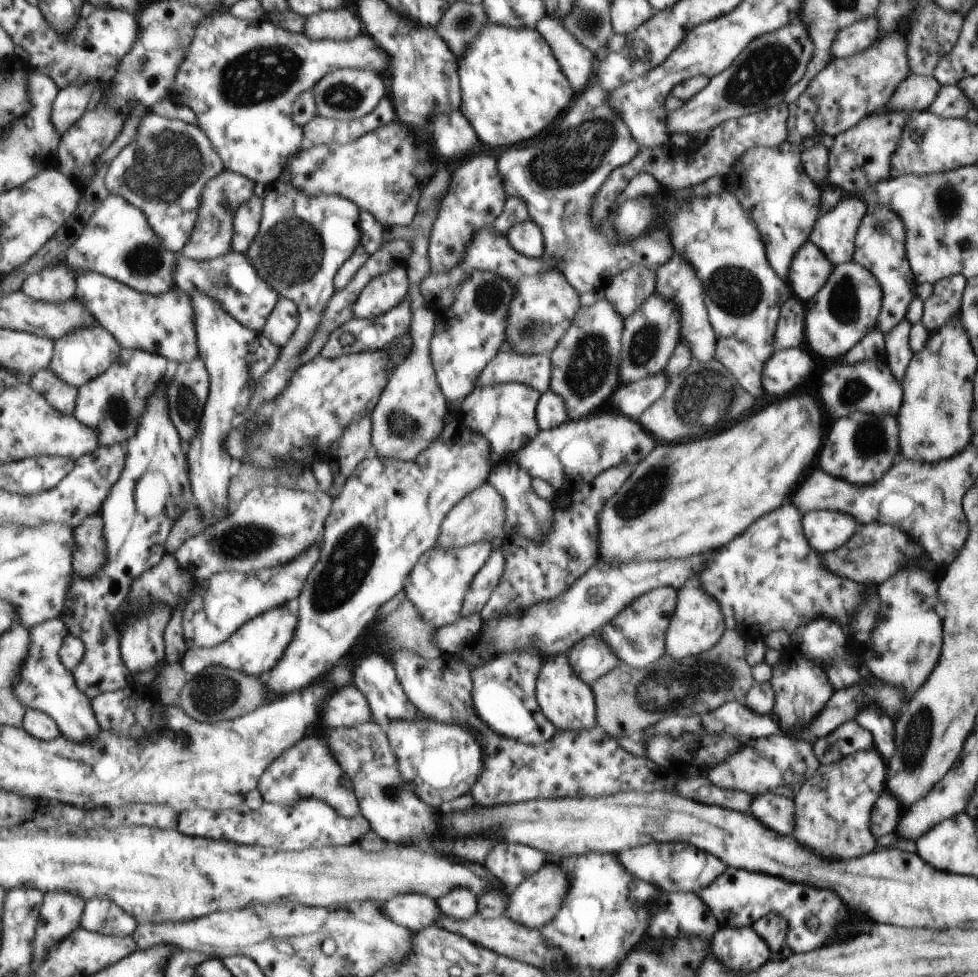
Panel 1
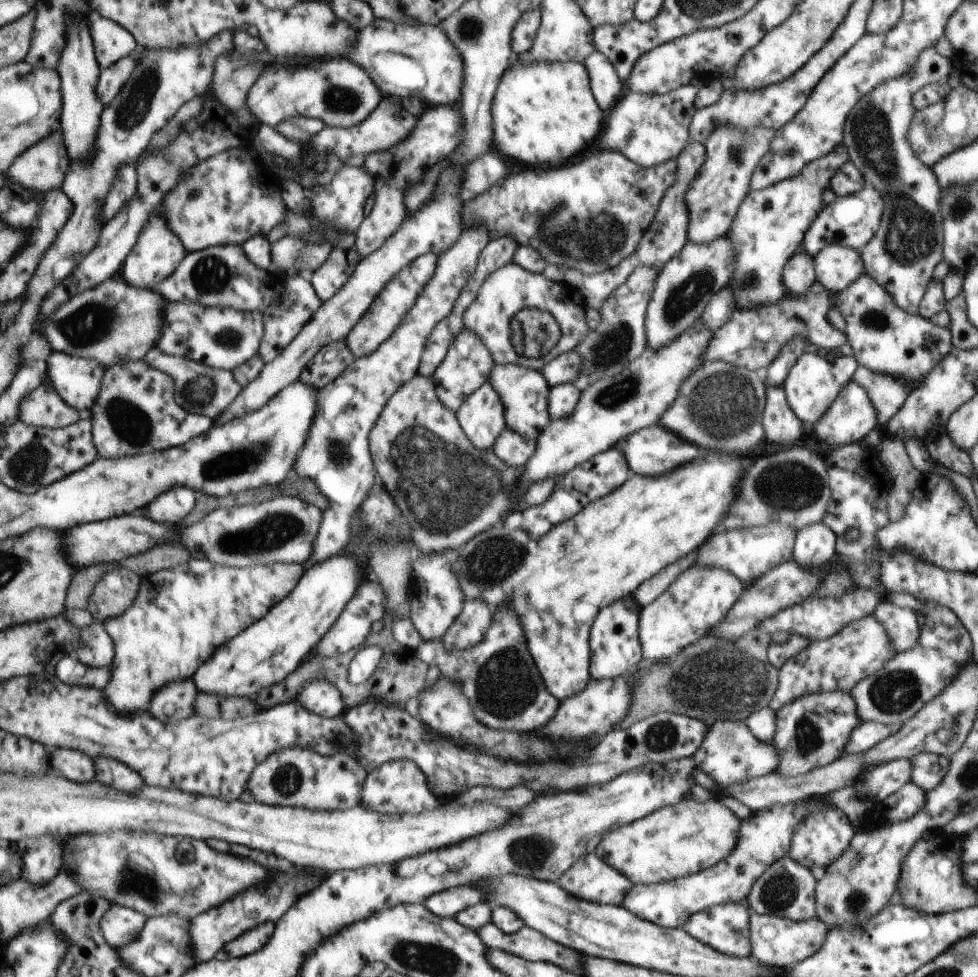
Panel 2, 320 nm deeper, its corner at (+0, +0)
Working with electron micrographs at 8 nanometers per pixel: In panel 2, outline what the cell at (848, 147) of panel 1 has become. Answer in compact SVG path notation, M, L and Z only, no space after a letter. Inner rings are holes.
M933 46L923 49L915 66L909 72L905 71L889 81L882 81L882 84L877 86L873 92L861 98L851 110L842 130L841 144L846 147L849 160L858 168L864 182L870 182L875 190L881 193L884 202L880 223L875 234L859 250L864 274L883 286L901 310L912 315L918 314L918 306L926 292L931 272L935 264L941 260L941 244L943 244L945 235L941 213L943 192L938 185L938 179L934 178L934 171L915 156L915 151L911 150L911 143L907 138L913 114L916 112L911 98L925 85L945 79L953 67L954 61L937 54Z

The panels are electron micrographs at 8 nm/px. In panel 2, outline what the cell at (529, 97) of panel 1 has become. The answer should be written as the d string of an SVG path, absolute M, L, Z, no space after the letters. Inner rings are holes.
M515 54L510 56L511 66L508 66L507 69L504 70L501 78L499 79L498 86L494 90L495 94L495 102L491 101L490 106L490 115L492 126L495 126L495 134L493 134L493 142L495 142L495 148L499 150L497 152L497 156L499 154L505 154L507 158L513 158L513 160L517 160L517 162L521 162L521 164L527 164L527 166L537 166L537 164L549 164L549 166L563 166L569 158L573 158L577 152L581 152L583 148L585 148L585 144L589 144L589 142L593 142L593 147L595 146L595 140L597 139L597 132L599 132L599 128L603 128L603 110L601 108L597 108L597 104L595 104L596 99L594 98L593 91L590 89L590 77L587 74L586 67L583 66L582 63L578 63L575 61L567 61L567 62L538 62L535 63L519 63L515 58Z

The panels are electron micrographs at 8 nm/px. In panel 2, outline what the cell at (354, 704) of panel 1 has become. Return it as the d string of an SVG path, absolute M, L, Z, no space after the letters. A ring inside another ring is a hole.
M317 678L299 689L296 700L307 710L332 719L343 716L347 710L341 697L342 692L333 683L325 678Z

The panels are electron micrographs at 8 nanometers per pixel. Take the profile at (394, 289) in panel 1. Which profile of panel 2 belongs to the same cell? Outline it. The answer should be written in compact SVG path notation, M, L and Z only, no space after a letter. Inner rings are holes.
M435 253L422 254L421 257L411 261L409 265L383 285L382 292L379 293L370 309L354 328L354 332L345 341L357 359L373 354L383 344L383 341L386 341L393 334L404 314L413 306L414 300L417 300L417 295L422 293L427 281L434 276L437 260L438 255Z

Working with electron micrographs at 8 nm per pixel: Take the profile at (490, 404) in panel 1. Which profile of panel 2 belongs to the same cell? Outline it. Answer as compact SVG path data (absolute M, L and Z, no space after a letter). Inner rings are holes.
M509 363L493 365L490 369L489 381L502 400L507 427L517 431L523 438L535 440L549 424L547 401L551 386L546 378L539 371Z

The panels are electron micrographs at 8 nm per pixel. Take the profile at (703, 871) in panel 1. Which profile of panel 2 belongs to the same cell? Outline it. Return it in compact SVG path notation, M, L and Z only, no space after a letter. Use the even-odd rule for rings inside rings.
M683 799L677 805L657 809L647 817L607 833L594 852L633 884L655 884L717 865L735 849L739 830L741 820L717 799L704 802Z

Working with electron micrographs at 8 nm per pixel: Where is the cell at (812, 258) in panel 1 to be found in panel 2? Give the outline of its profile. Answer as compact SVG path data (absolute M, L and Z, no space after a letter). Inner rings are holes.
M841 245L824 246L813 258L814 274L818 283L832 293L840 293L854 280L864 274L859 251Z

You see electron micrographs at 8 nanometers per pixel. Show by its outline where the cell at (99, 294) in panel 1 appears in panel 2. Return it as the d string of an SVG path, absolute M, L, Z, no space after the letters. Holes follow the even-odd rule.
M187 300L184 303L175 302L168 305L165 324L157 344L164 353L227 370L238 369L259 355L266 333L265 314L261 311L207 307Z

